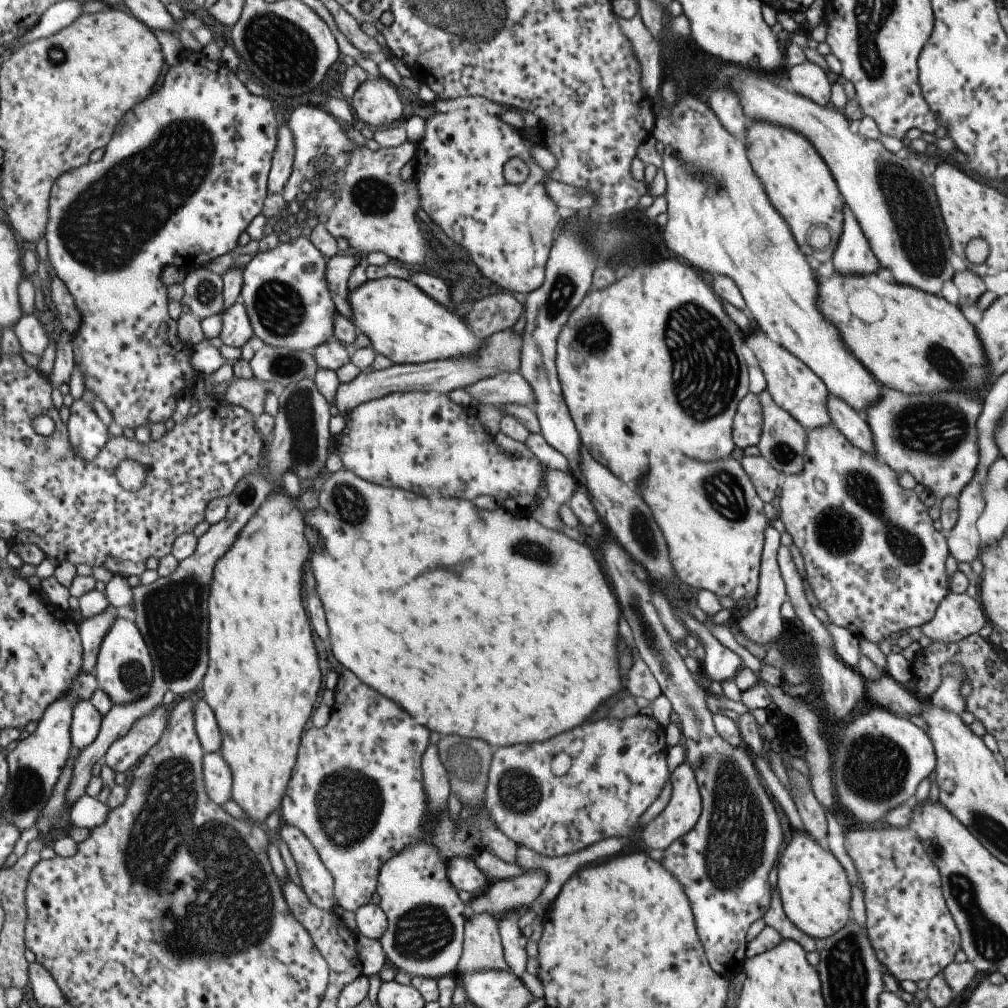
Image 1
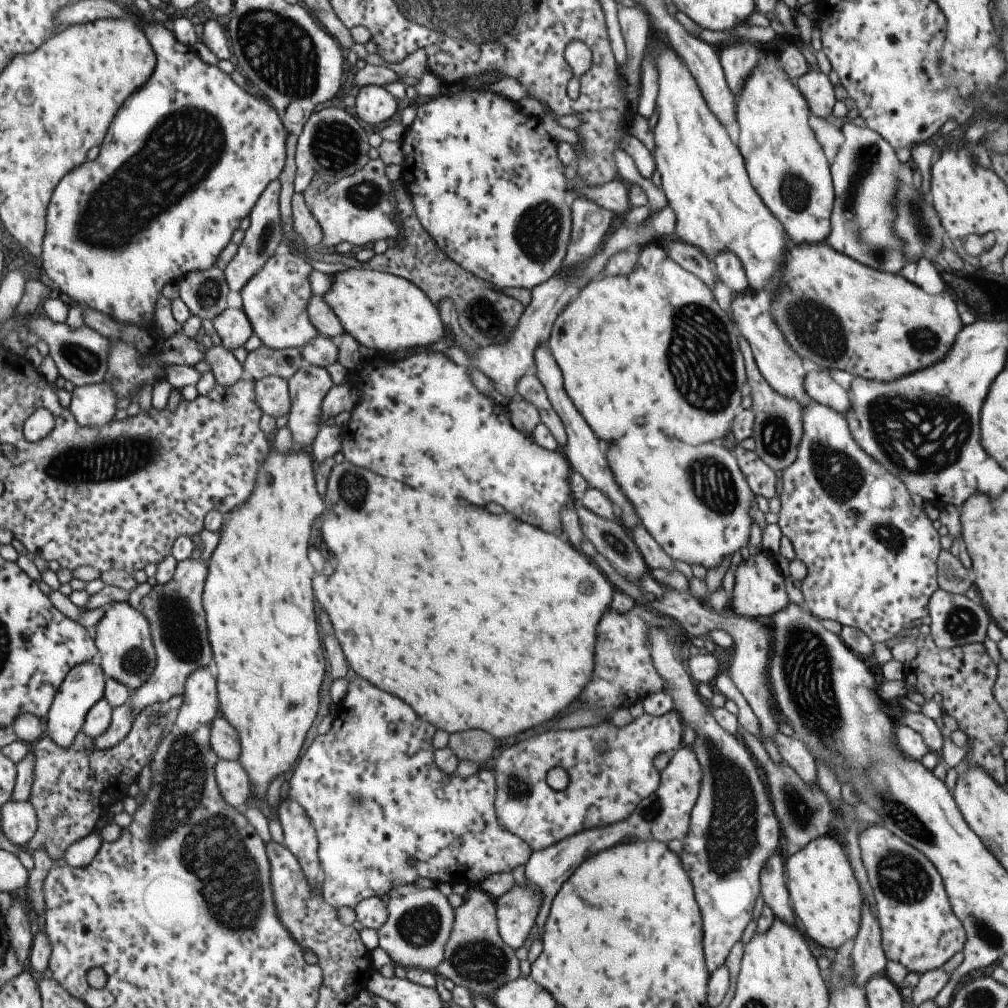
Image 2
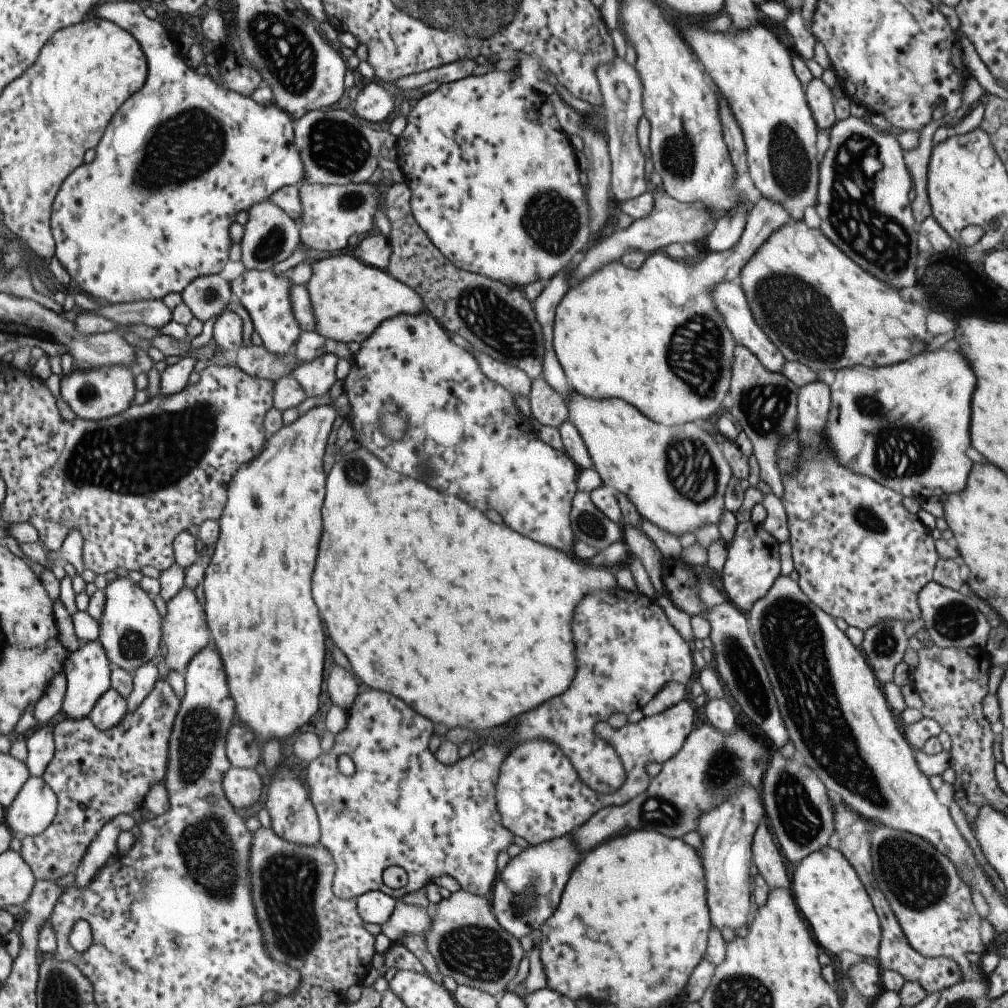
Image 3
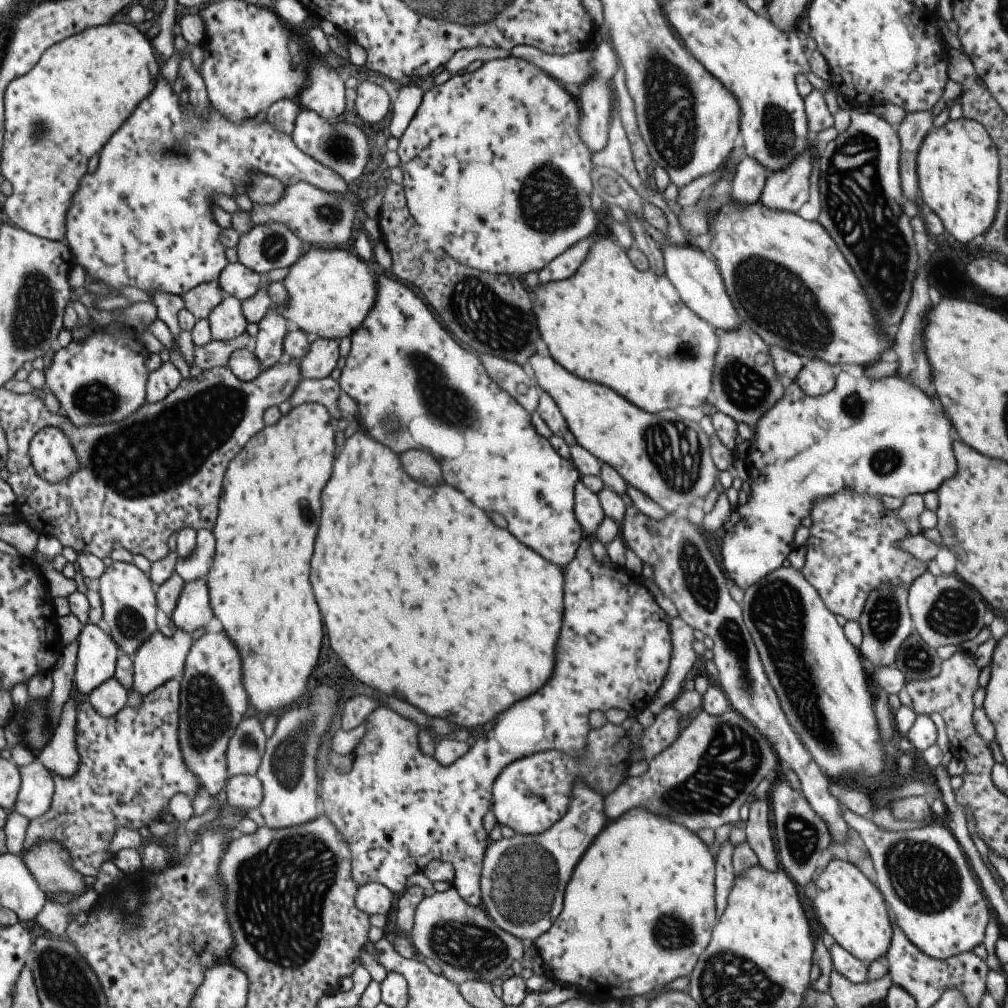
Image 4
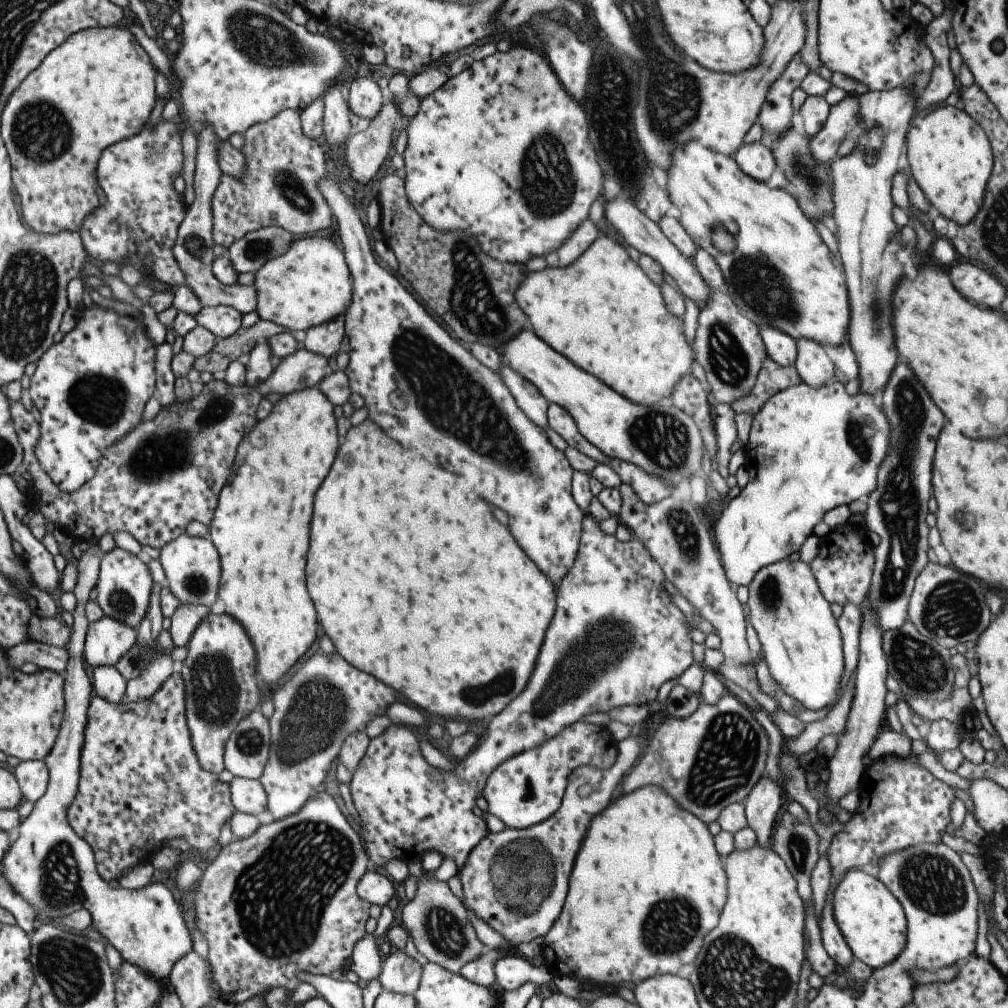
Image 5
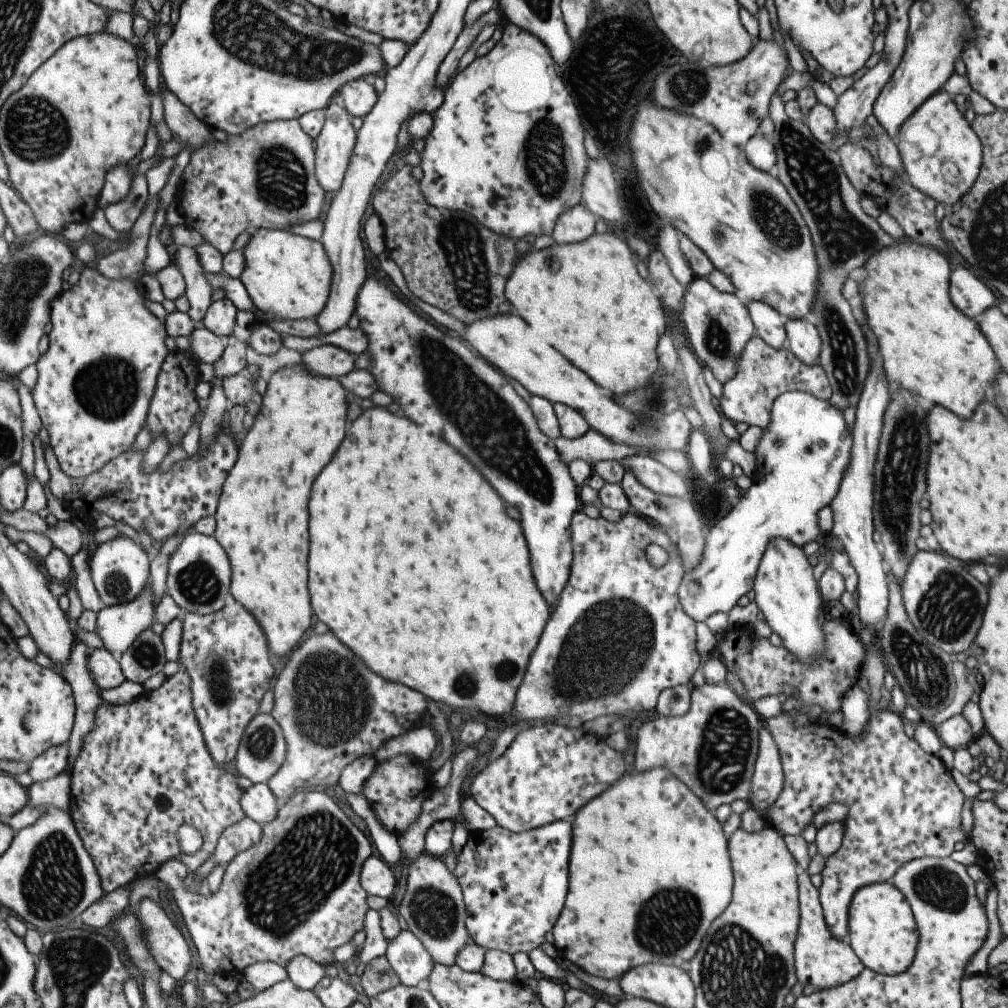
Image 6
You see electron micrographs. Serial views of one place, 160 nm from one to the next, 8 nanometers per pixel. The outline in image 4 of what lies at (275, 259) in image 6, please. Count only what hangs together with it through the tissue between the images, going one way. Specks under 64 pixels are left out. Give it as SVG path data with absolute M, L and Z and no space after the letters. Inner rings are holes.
M309 248L286 270L282 282L287 290L287 302L283 306L272 303L270 309L277 310L287 324L295 324L305 334L339 341L355 334L361 322L365 322L369 310L373 310L374 276L363 260L347 250Z

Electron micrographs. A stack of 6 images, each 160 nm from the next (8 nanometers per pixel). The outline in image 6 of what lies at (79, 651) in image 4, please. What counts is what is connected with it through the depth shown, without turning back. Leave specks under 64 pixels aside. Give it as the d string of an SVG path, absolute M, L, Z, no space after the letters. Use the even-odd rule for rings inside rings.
M149 580L139 594L132 600L120 605L103 607L96 612L96 623L94 632L99 635L103 645L109 652L123 652L146 628L150 628L154 620L154 610L156 604L151 600L154 598Z

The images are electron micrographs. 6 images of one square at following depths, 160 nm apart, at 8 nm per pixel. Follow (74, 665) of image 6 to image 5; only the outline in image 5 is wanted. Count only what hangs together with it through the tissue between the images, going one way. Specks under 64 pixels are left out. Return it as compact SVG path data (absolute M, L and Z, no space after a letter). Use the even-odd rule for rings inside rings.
M36 641L21 642L17 646L4 652L7 664L15 670L21 668L23 663L33 663L38 669L54 671L63 675L67 665L67 652L65 648L45 645Z

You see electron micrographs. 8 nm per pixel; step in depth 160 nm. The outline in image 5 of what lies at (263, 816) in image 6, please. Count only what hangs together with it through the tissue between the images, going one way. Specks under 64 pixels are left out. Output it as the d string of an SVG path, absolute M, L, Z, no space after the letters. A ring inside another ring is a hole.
M234 777L229 786L229 796L234 811L257 816L265 812L267 800L258 780Z

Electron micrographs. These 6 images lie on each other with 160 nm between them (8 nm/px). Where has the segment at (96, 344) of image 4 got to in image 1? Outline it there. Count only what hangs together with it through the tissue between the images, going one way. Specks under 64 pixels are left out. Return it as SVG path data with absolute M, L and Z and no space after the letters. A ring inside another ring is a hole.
M81 398L73 400L69 408L69 420L66 423L66 430L69 446L73 448L75 454L79 454L79 458L83 458L83 464L85 464L85 460L95 458L97 452L99 452L99 448L105 446L105 442L107 442L106 427L99 420L91 405L84 402Z

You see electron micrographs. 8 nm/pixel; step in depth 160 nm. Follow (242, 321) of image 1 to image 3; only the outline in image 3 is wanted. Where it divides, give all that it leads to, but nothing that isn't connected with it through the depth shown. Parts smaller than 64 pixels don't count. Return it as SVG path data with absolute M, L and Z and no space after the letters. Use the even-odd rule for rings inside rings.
M226 310L221 312L213 323L212 341L221 350L234 355L240 348L243 334L242 320L237 313Z

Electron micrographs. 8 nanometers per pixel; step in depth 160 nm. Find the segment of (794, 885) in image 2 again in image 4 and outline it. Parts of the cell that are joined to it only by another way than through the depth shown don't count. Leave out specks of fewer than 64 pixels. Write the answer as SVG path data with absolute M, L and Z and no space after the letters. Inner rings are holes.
M829 860L807 888L807 897L821 932L829 934L840 948L865 964L885 955L891 940L891 913L881 892L851 863Z

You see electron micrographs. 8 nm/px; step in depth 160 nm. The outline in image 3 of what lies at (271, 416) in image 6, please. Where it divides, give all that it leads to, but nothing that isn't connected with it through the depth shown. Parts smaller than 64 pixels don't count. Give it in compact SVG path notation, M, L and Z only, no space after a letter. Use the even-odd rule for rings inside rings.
M329 404L315 406L307 410L303 416L299 416L295 422L282 426L275 434L267 435L259 454L251 461L239 466L239 470L233 474L229 486L227 486L227 502L222 514L218 519L219 536L213 549L210 550L210 562L203 572L203 595L206 626L215 640L215 648L219 650L219 656L223 658L227 684L229 684L229 696L233 698L233 710L235 710L235 721L241 723L253 736L259 746L263 746L269 740L285 739L293 734L295 730L308 724L309 718L317 712L319 693L321 692L321 676L323 676L323 648L325 648L325 634L321 628L321 620L317 616L317 608L311 600L309 584L311 584L311 570L315 562L315 550L321 536L321 502L323 502L323 470L321 470L321 458L327 448L327 438L336 412Z

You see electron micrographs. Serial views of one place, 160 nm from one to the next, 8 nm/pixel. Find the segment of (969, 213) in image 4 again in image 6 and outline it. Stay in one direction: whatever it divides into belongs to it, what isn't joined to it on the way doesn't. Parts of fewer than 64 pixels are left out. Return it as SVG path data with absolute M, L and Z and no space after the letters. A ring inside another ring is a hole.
M945 89L926 98L899 125L893 139L902 172L910 184L944 207L948 208L960 196L966 195L975 182L982 161L982 146Z

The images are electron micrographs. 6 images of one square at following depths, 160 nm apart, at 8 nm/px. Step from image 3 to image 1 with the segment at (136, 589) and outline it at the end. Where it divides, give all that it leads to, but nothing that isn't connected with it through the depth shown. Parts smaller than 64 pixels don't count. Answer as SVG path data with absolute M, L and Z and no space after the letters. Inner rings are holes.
M116 618L105 632L97 650L93 676L98 689L101 690L111 704L133 704L141 696L149 692L152 682L152 664L147 648L134 622L125 618Z

